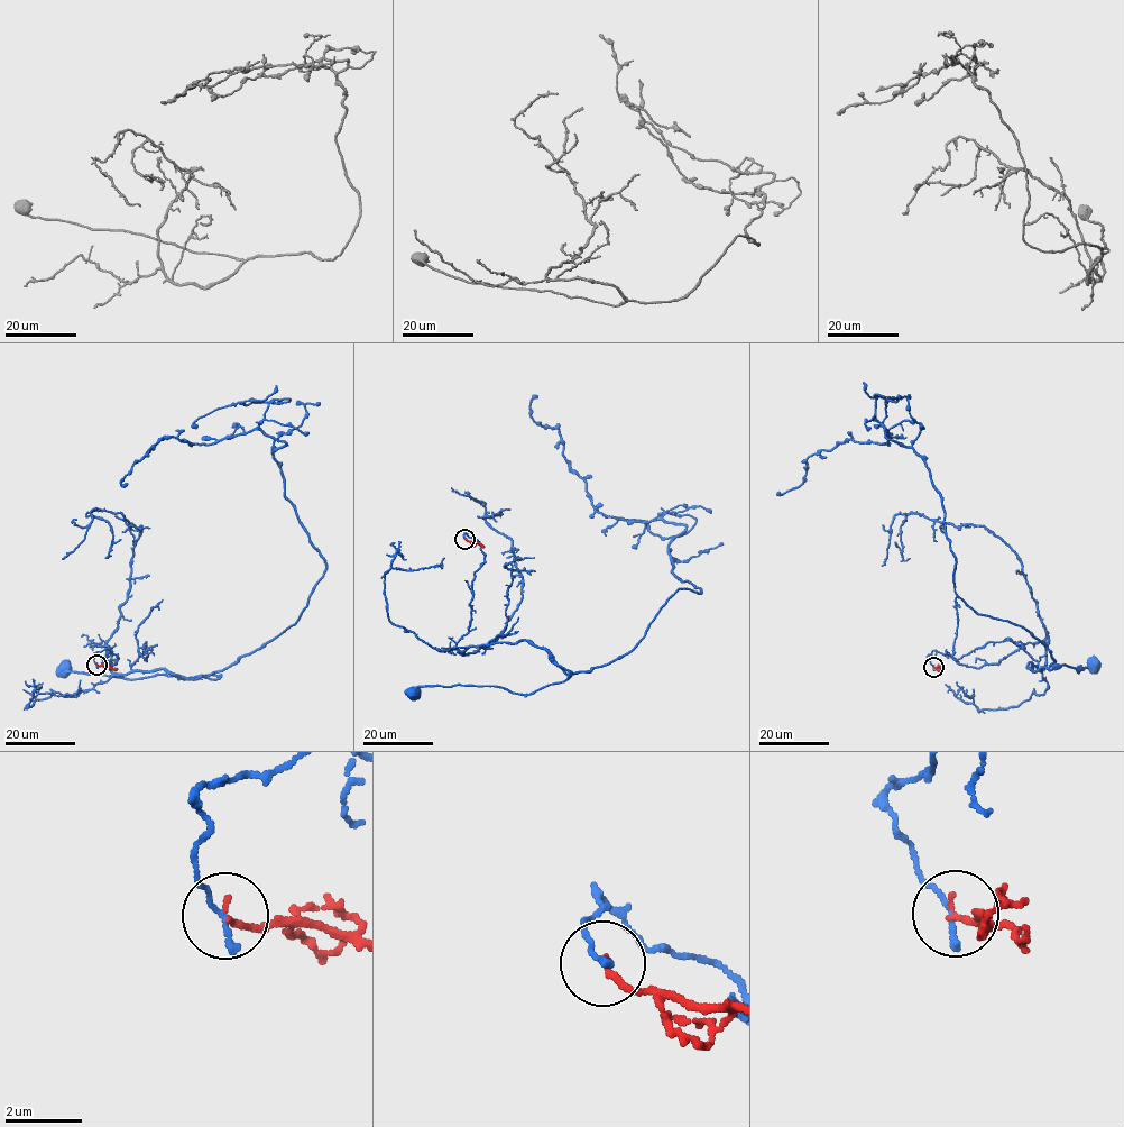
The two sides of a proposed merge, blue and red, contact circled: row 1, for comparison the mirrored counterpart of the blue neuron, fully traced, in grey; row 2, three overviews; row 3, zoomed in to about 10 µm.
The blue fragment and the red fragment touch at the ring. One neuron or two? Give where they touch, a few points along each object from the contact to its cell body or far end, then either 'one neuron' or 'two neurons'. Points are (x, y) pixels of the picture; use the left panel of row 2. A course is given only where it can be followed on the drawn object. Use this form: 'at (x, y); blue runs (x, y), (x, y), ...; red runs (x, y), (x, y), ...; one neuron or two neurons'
at (97, 665); blue runs (97, 665), (106, 649), (117, 661), (110, 668), (102, 641), (114, 674), (220, 678), (65, 670); red runs (97, 665), (117, 669); two neurons

